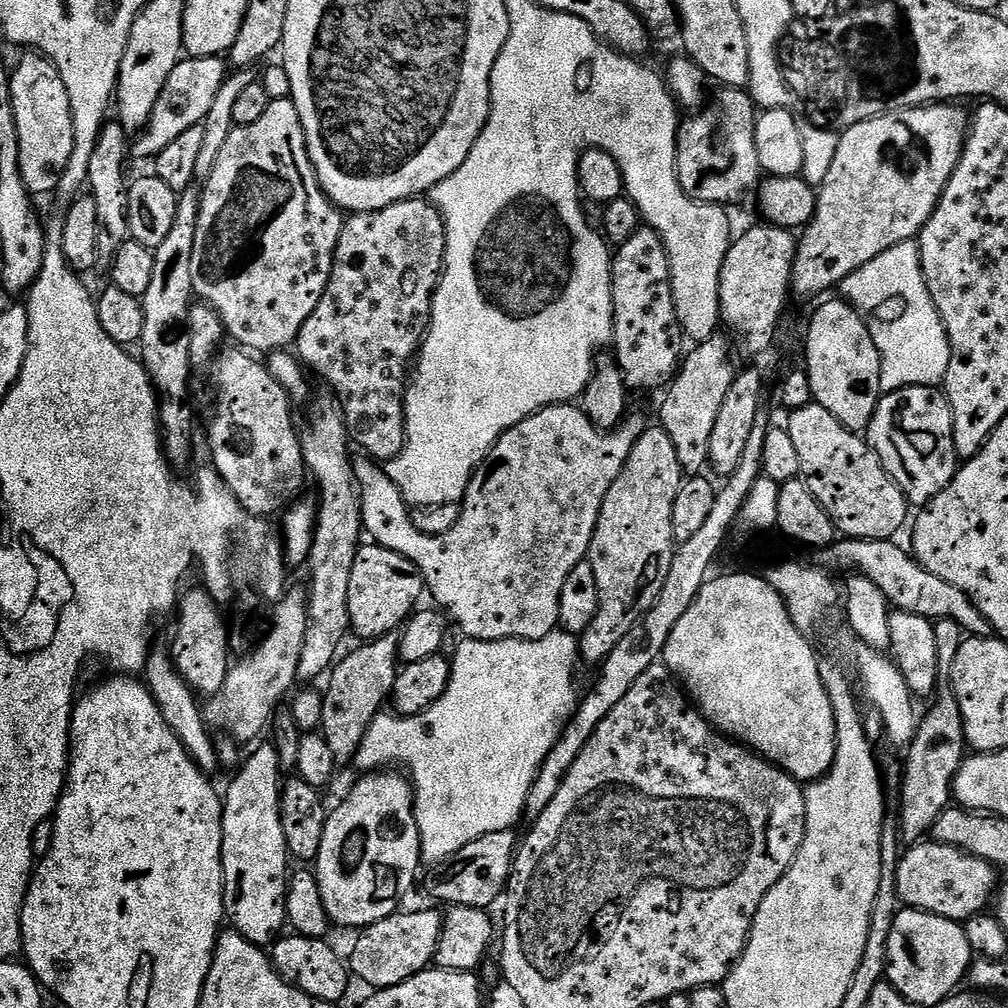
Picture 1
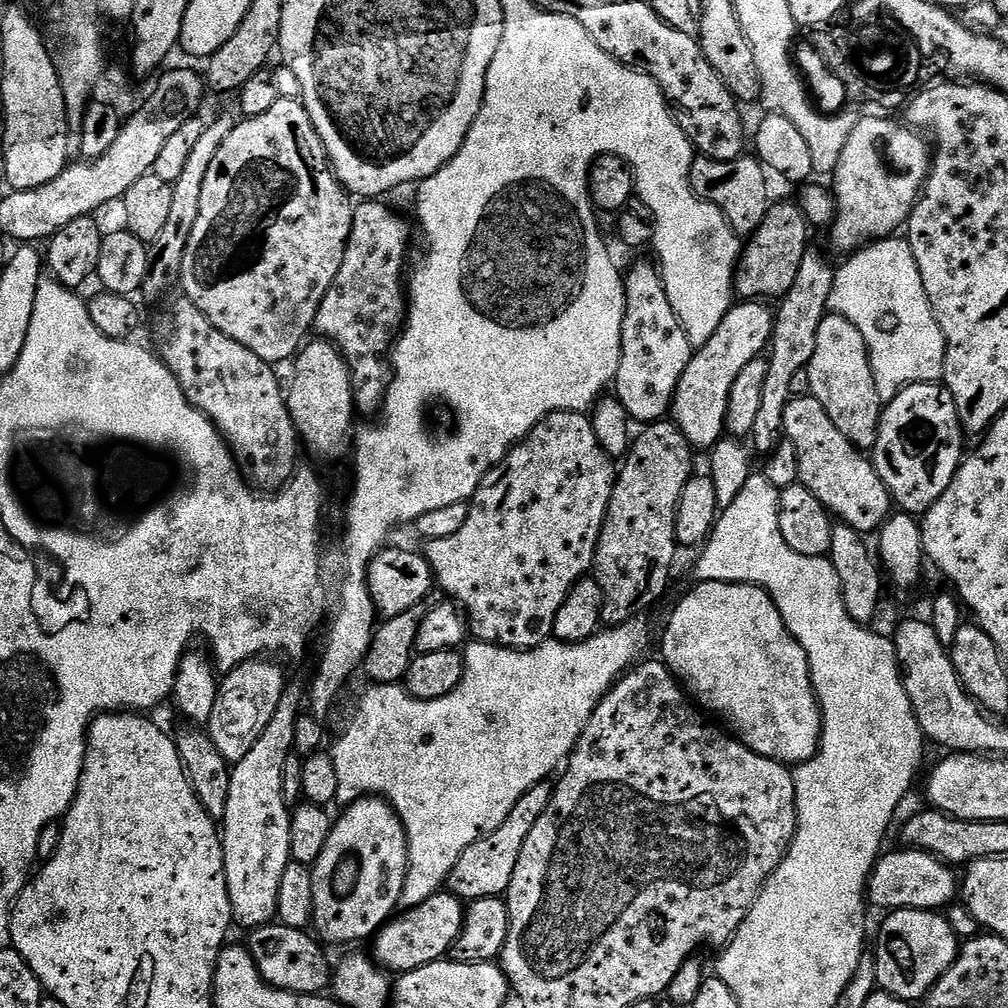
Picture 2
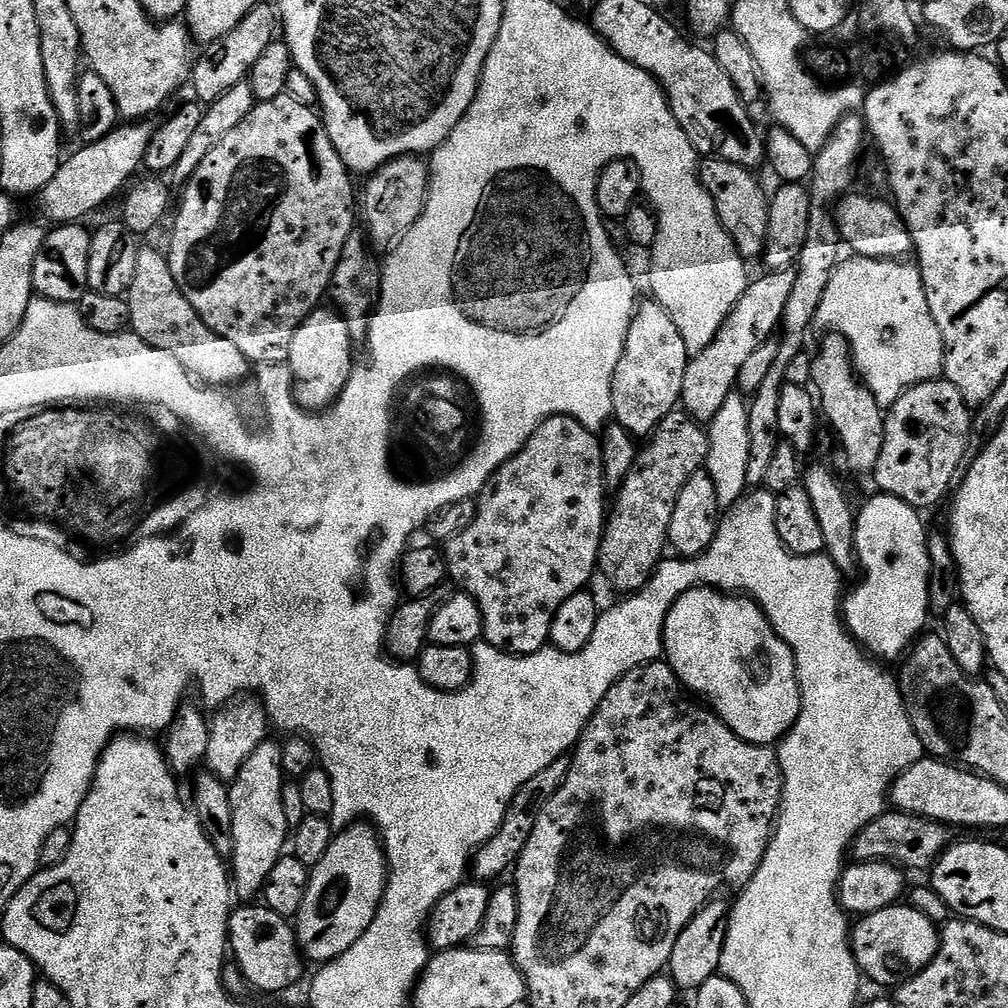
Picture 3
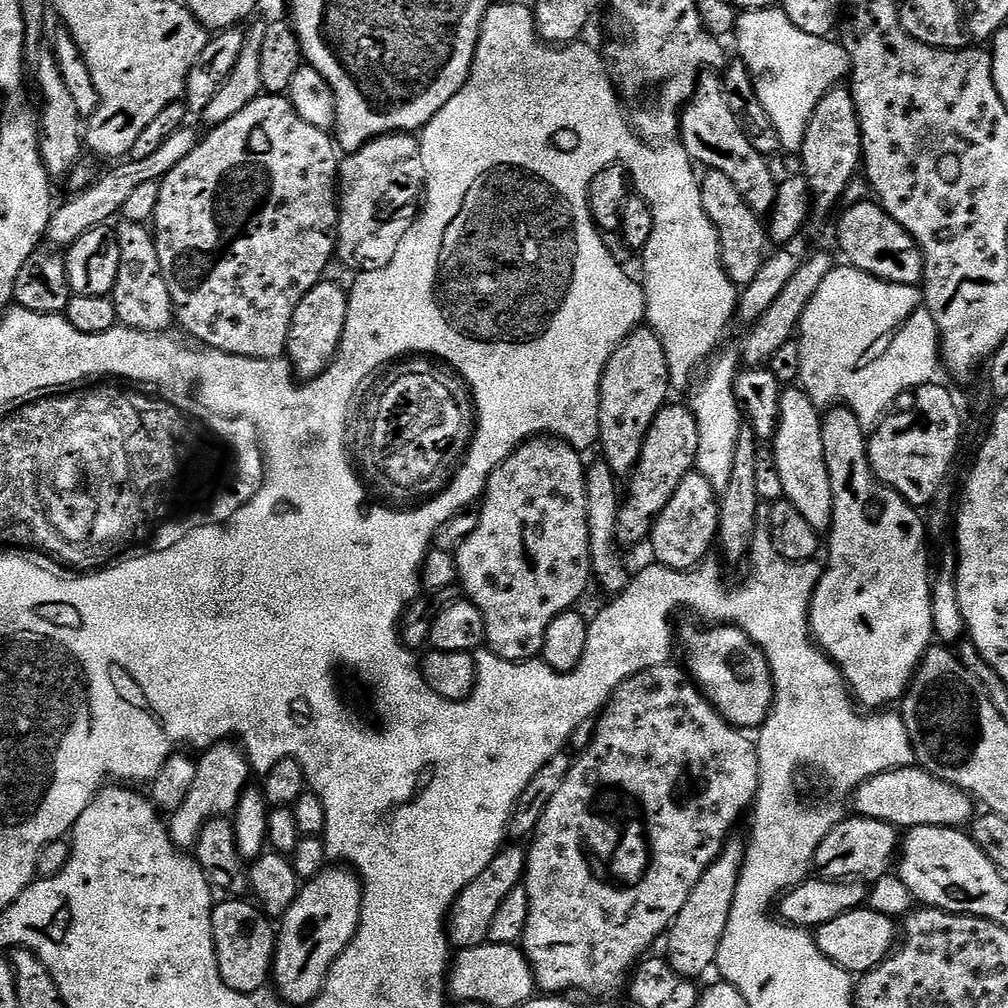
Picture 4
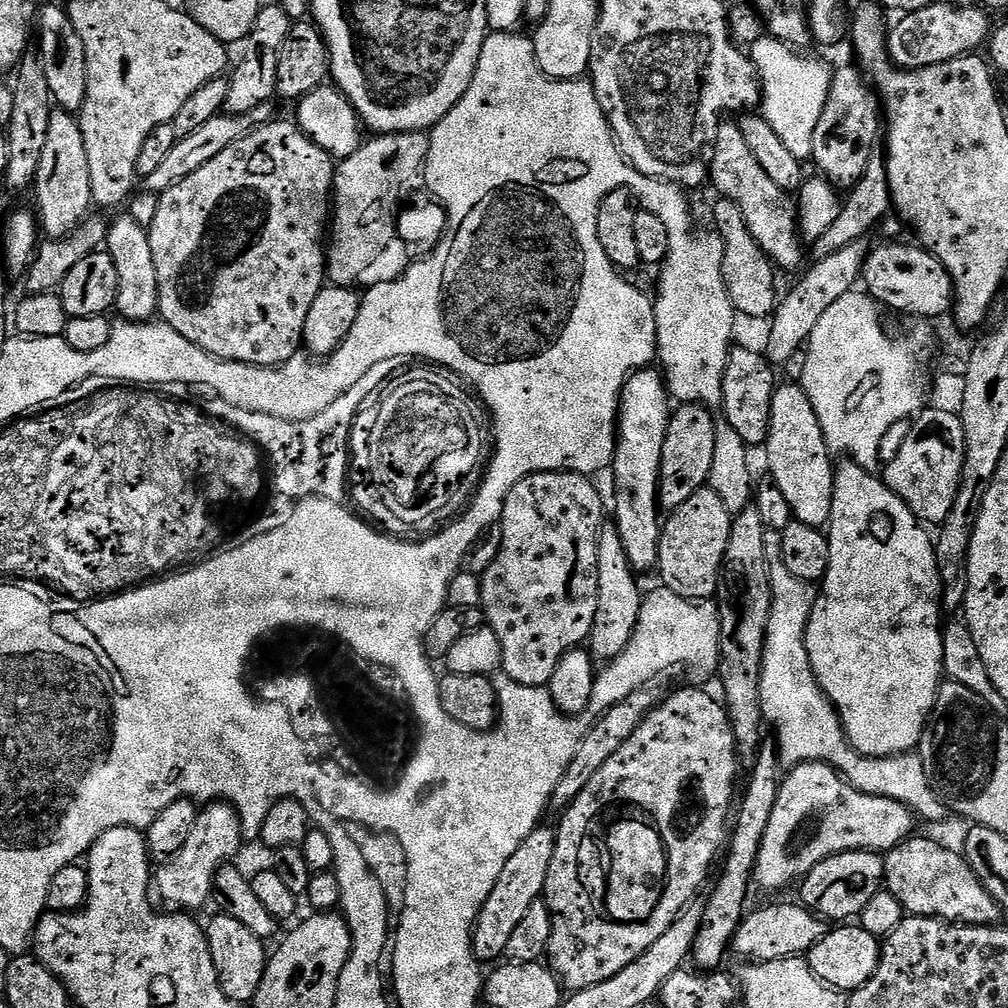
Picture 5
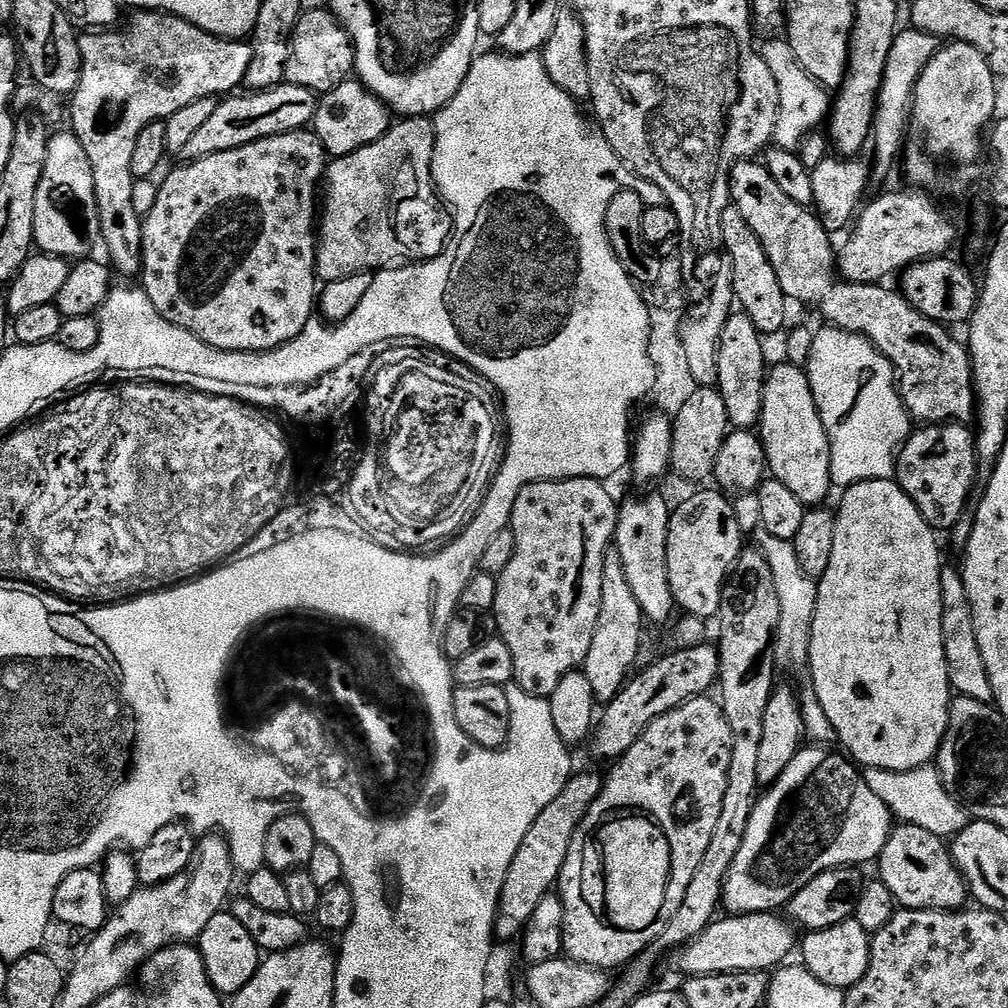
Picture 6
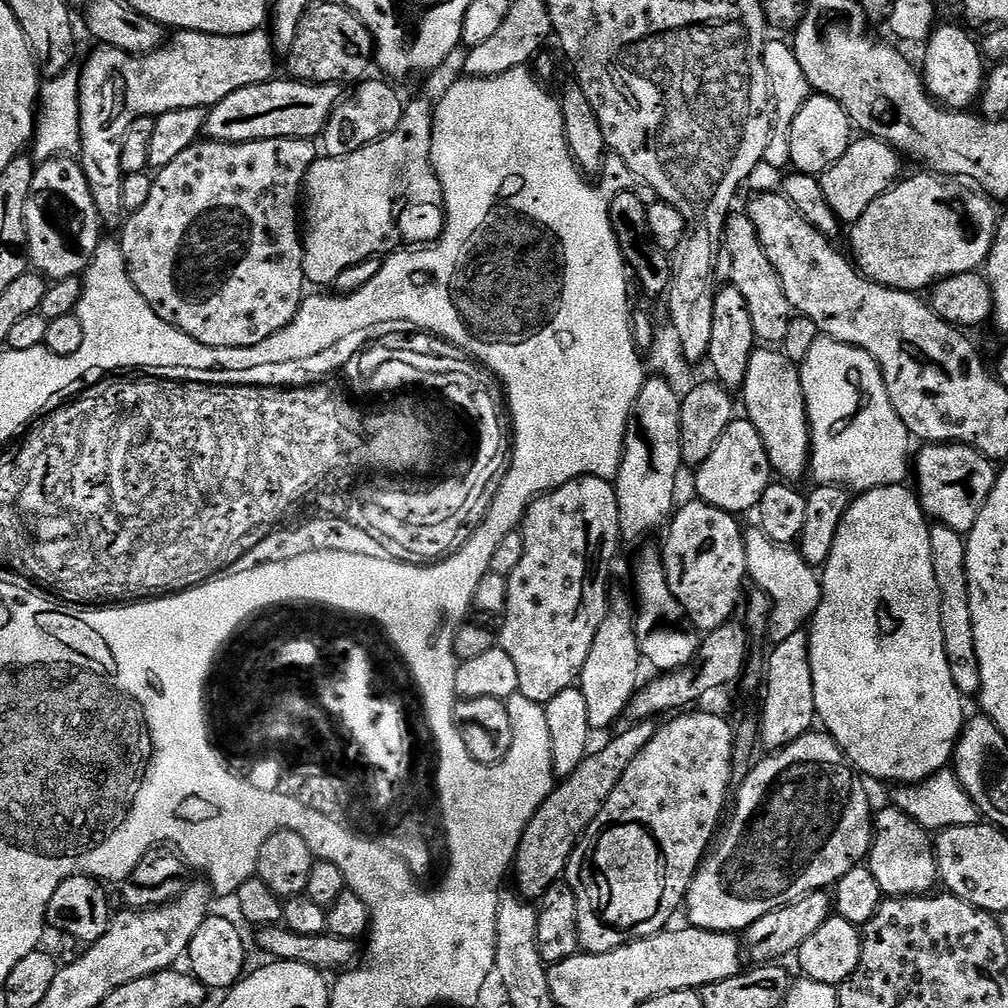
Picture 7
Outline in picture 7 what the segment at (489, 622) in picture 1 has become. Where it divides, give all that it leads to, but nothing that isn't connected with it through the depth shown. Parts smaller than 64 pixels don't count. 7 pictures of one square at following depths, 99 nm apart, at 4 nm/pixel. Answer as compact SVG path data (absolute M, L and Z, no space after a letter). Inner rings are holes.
M582 476L558 486L532 501L524 515L523 532L524 549L512 572L507 573L508 594L502 613L504 625L498 628L498 647L510 654L518 670L519 695L545 705L554 694L562 694L562 690L579 681L582 666L586 666L586 654L594 646L594 634L598 634L598 626L602 626L602 618L608 613L608 575L612 572L616 547L622 544L616 489L597 476Z

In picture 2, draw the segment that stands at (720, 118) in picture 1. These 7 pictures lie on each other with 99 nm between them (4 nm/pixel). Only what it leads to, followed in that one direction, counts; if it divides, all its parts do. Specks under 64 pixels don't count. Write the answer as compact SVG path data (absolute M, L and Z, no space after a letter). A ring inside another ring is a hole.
M748 154L739 156L737 160L696 158L693 159L690 170L690 182L694 194L718 206L718 210L722 210L730 227L741 238L754 235L758 226L762 226L762 218L766 218L770 207L768 178L770 178L769 173L763 164Z

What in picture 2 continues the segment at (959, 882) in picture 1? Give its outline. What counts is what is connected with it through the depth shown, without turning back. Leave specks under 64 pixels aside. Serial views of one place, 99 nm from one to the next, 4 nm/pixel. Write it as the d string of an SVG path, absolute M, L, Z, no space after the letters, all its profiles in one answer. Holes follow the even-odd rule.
M903 850L888 852L877 859L868 878L867 899L876 908L895 910L898 908L922 908L925 910L944 910L957 899L958 876L951 867L929 852Z

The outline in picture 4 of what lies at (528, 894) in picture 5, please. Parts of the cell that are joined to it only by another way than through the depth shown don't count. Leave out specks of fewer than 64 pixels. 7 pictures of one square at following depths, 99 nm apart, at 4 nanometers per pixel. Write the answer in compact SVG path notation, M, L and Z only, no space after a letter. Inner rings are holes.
M505 847L496 853L496 857L466 886L461 890L460 896L452 904L450 913L450 940L457 949L476 948L479 944L485 943L489 939L488 931L494 922L494 914L498 914L498 906L525 879L526 876L526 856L523 851L516 848Z

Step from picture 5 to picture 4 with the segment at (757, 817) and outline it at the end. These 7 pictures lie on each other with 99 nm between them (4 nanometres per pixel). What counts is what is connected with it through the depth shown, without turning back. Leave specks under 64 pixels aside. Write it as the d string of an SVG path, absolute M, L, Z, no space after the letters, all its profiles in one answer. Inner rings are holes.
M732 838L725 843L716 861L704 871L702 878L694 886L686 906L682 906L682 910L672 921L672 926L666 933L666 941L668 940L666 960L679 976L697 978L696 976L702 975L707 968L711 969L715 965L718 946L722 942L726 922L730 918L730 906L738 890L745 847L743 839Z

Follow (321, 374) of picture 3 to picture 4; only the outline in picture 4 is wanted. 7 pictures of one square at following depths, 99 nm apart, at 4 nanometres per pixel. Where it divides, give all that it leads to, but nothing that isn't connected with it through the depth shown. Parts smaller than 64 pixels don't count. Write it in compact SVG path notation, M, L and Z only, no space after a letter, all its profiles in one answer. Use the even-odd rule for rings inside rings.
M328 283L315 284L306 294L306 298L298 302L298 310L294 310L294 318L288 331L286 356L291 363L293 373L304 382L316 379L332 363L339 353L340 339L346 326L348 292L336 284Z

